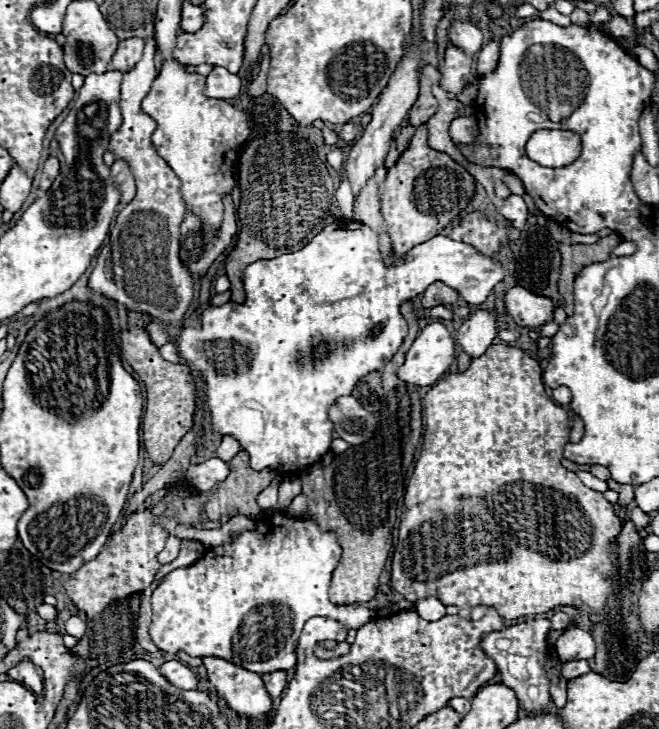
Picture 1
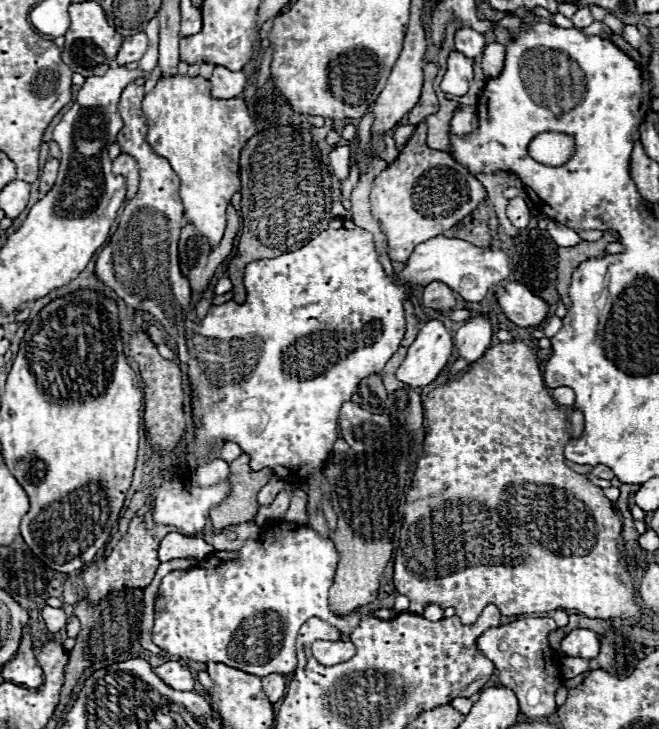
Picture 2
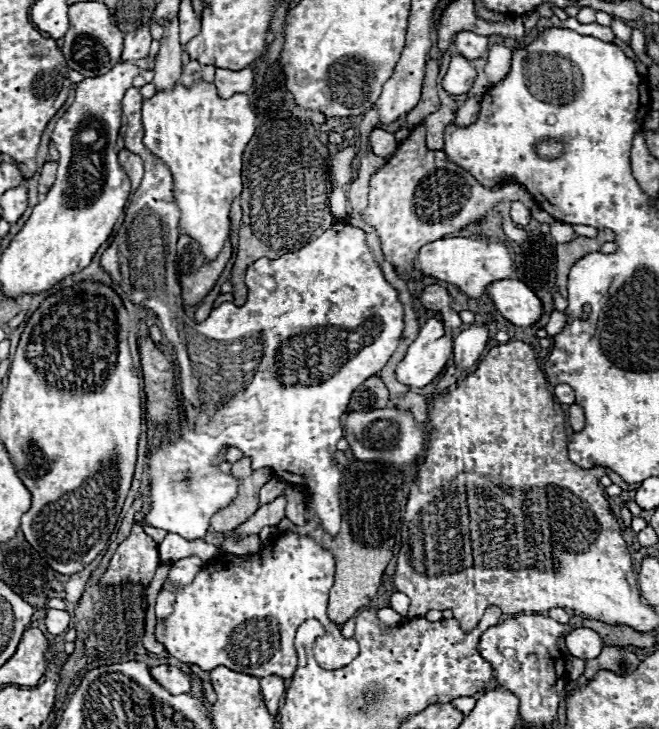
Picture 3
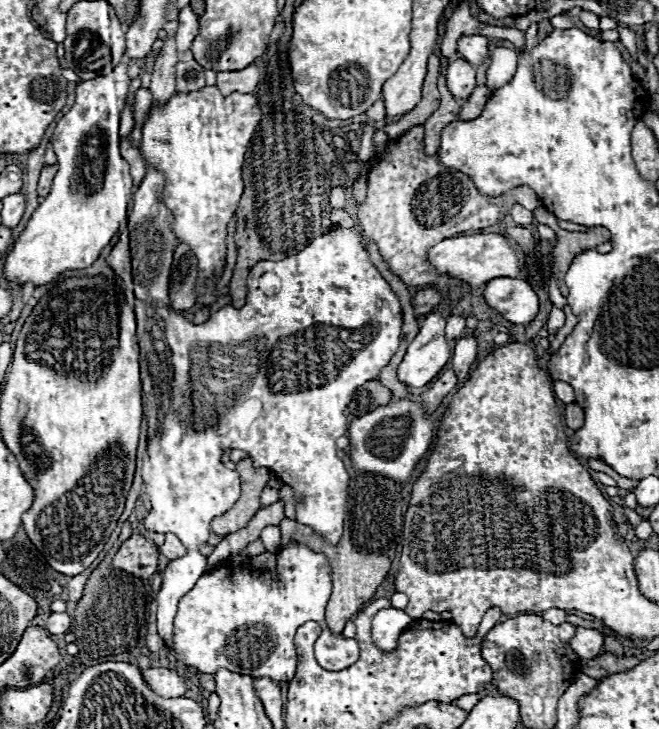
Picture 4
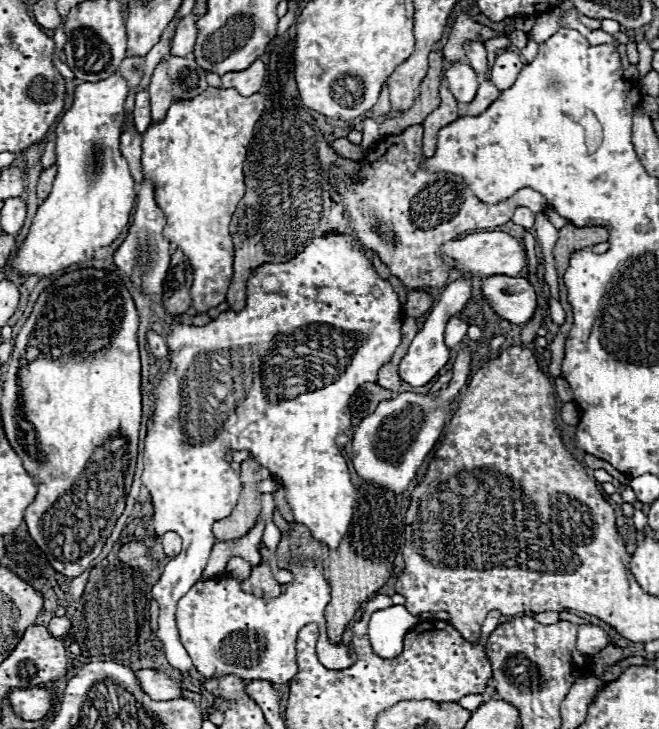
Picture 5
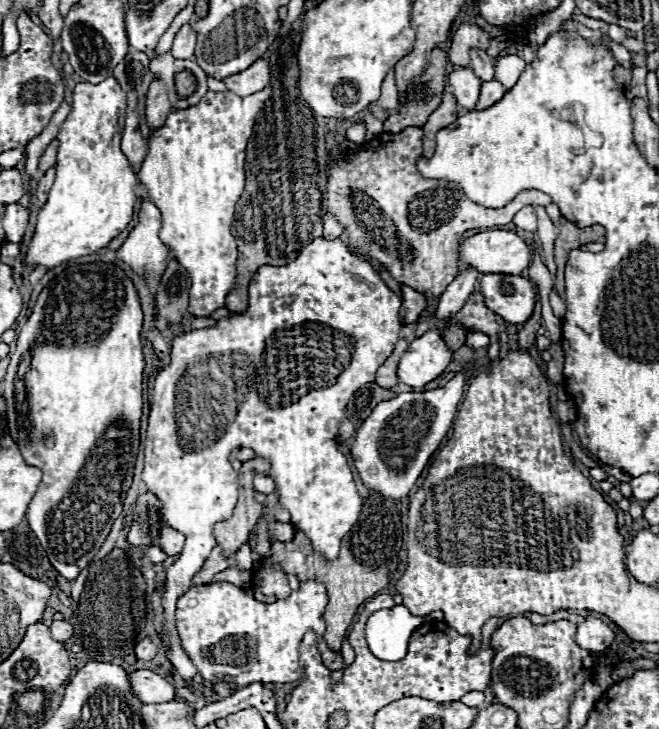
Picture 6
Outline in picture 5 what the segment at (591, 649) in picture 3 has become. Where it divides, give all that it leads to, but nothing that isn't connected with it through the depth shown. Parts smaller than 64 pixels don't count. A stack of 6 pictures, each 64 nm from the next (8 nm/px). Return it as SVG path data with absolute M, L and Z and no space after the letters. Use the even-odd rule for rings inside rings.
M584 624L578 626L578 642L576 648L586 654L586 656L594 656L598 654L602 648L606 648L610 644L610 636L598 626L598 624Z

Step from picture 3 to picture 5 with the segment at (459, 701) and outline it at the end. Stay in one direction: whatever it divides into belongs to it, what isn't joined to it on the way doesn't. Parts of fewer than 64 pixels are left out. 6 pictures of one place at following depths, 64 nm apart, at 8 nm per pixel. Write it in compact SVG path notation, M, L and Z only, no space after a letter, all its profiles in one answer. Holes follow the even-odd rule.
M468 694L468 696L464 696L464 698L458 700L458 704L460 704L462 708L466 708L466 710L476 710L482 702L484 702L482 694Z

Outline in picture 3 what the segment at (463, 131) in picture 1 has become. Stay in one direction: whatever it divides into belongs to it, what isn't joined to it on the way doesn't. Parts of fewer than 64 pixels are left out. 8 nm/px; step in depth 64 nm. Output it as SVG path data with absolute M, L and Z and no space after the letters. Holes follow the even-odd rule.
M482 94L470 96L470 98L458 108L456 120L454 120L456 126L468 126L468 124L472 124L472 122L478 118L478 112L480 112L480 96L482 96Z

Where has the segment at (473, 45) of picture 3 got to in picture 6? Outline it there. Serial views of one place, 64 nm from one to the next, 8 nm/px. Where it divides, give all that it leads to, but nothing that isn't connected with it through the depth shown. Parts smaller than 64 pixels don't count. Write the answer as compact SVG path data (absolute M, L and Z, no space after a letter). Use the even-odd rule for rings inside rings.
M474 48L470 52L470 60L472 60L472 70L480 80L484 80L484 82L494 80L494 62L490 60L490 56L484 50Z

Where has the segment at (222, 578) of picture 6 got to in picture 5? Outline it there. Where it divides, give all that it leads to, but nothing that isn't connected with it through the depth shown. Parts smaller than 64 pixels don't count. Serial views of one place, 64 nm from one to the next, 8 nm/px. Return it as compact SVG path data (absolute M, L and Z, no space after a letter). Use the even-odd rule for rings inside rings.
M232 558L230 566L226 566L226 570L224 570L222 576L232 576L232 578L244 582L244 580L248 580L250 570L252 570L252 566L248 562L244 562L242 558Z

